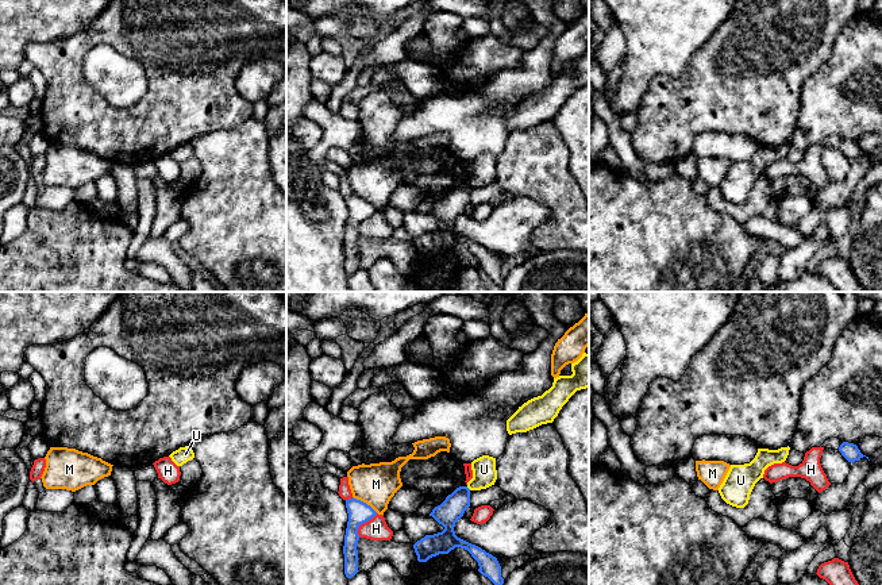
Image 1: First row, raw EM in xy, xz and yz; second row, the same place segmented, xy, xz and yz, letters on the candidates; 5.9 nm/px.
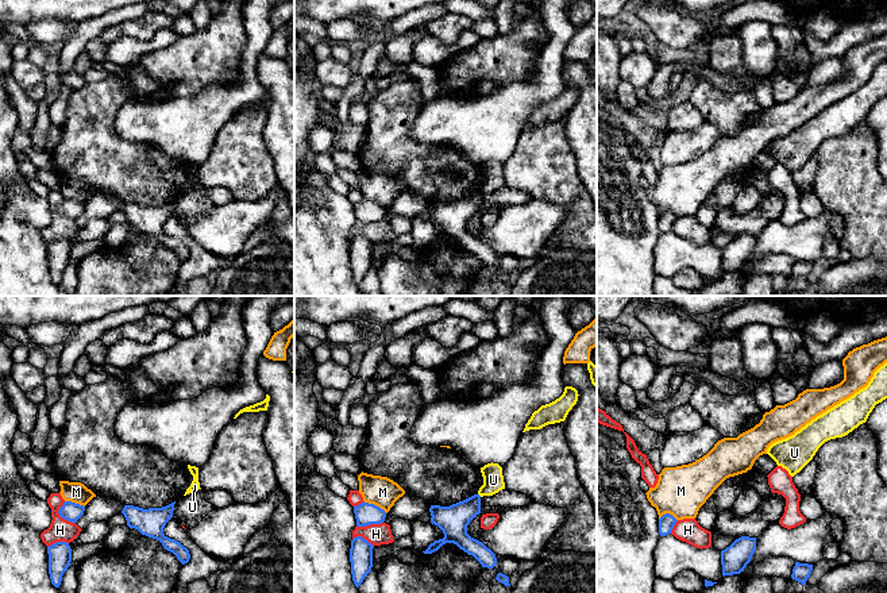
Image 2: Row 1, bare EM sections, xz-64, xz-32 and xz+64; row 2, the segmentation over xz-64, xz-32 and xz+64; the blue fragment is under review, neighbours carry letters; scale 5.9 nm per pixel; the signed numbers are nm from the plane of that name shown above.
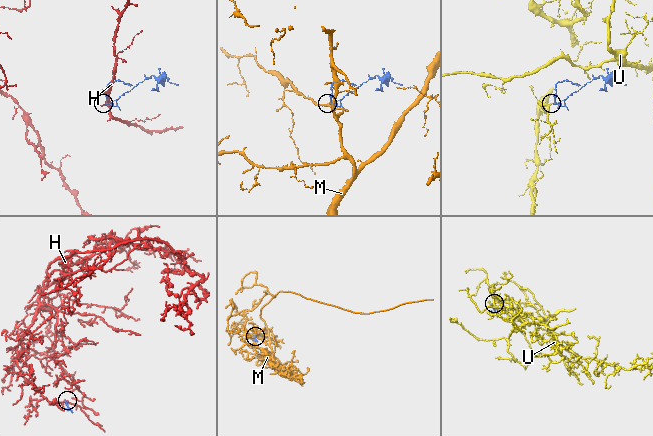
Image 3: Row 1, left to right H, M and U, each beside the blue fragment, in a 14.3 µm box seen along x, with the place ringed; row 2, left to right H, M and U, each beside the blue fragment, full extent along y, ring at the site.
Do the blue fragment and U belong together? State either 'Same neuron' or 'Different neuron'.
Different neuron

